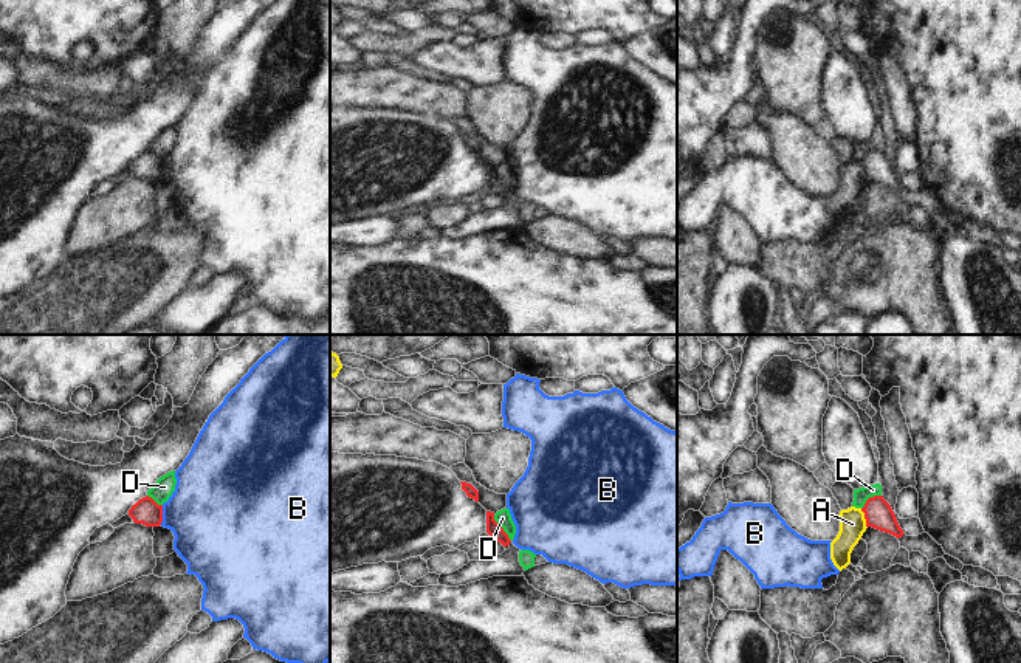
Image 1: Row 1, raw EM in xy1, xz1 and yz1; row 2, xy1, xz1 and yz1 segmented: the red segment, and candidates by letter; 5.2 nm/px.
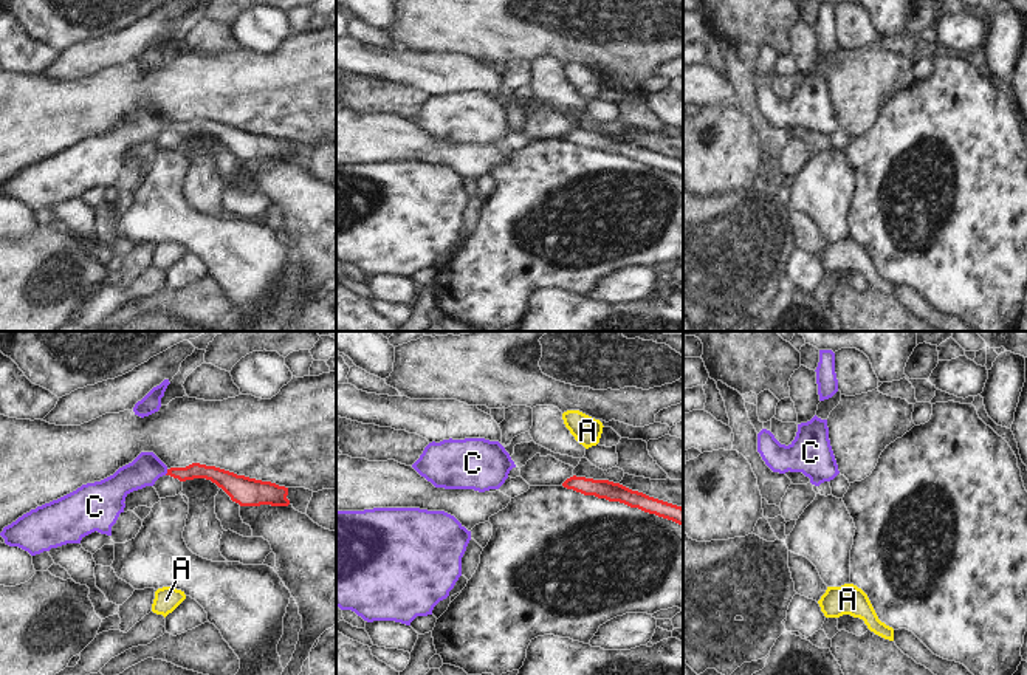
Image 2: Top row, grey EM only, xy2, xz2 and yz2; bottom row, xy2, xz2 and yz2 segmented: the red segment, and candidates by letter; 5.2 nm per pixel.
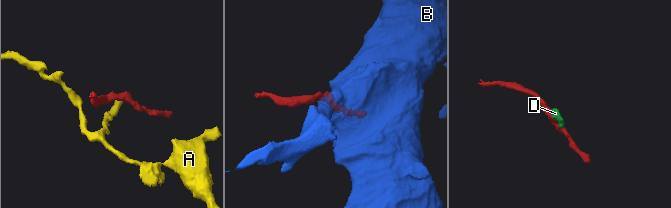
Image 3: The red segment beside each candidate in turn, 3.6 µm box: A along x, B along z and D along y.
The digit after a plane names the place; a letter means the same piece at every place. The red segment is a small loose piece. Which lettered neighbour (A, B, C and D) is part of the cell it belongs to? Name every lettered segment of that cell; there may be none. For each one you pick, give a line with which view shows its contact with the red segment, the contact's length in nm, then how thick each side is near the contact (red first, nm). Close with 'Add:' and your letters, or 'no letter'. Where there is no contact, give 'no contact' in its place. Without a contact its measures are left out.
C: xy2 | 40 nm | 80/160 nm
Add: C

